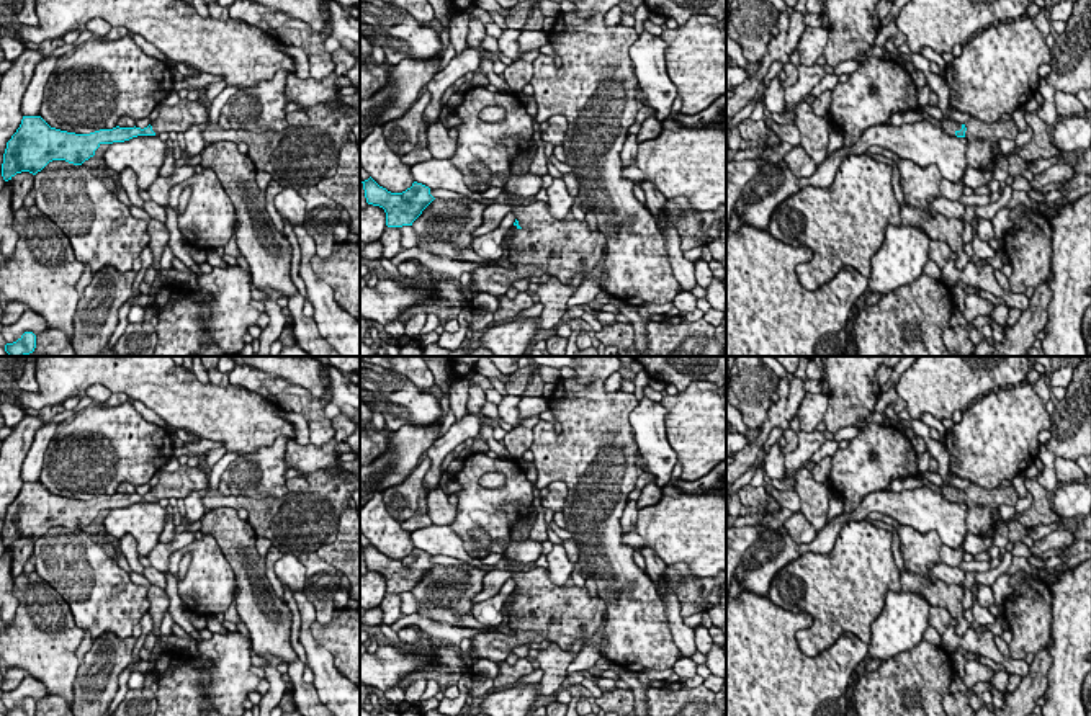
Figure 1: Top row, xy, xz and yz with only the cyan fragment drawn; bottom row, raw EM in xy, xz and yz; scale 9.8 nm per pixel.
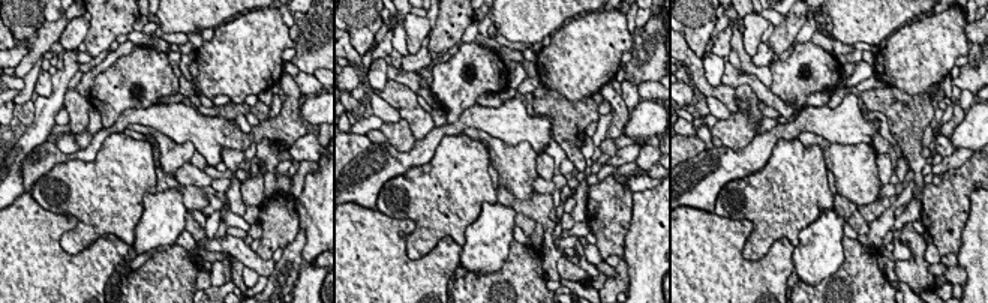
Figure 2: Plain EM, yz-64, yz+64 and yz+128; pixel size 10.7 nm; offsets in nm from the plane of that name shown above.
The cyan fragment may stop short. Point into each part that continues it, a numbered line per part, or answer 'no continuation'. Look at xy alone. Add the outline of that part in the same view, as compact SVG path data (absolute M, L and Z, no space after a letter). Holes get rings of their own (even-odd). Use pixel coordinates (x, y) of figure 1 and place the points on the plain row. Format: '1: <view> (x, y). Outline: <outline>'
1: xy (300, 522). Outline: M360 459L340 463L339 469L348 476L330 476L316 471L304 490L288 492L283 497L255 500L250 497L224 495L209 490L208 474L201 466L180 466L175 472L160 471L159 484L150 487L155 502L162 499L185 499L193 490L204 490L203 507L245 508L249 523L257 536L265 536L281 554L301 556L317 553L337 538L340 513L348 500L360 490Z

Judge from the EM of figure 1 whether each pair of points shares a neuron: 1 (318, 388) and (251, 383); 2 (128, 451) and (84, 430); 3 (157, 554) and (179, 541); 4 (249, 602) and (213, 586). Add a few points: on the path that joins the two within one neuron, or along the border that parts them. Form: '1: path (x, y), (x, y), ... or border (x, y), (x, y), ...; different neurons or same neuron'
1: border (267, 373), (303, 386), (324, 406); different neurons
2: path (116, 445), (105, 435), (95, 435); same neuron
3: path (162, 551), (174, 545); same neuron
4: border (223, 553), (233, 572), (234, 590); different neurons

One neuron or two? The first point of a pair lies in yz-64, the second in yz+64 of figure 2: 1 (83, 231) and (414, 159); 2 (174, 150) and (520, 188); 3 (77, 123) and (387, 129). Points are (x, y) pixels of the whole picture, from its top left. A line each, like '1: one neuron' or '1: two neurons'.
1: two neurons
2: one neuron
3: two neurons

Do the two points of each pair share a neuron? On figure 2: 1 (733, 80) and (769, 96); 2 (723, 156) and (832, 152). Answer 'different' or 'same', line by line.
1: same
2: different

